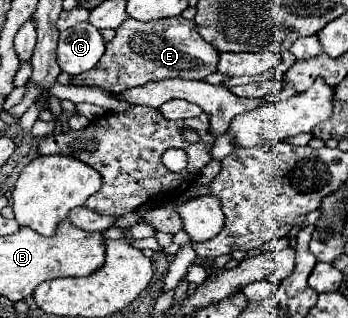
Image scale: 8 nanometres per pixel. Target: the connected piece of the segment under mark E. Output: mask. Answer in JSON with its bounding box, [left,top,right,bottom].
[73,17,219,93]

